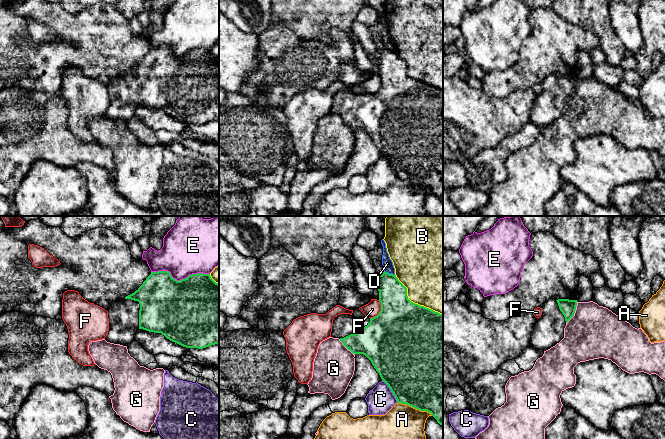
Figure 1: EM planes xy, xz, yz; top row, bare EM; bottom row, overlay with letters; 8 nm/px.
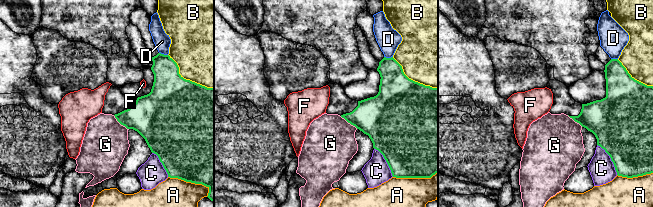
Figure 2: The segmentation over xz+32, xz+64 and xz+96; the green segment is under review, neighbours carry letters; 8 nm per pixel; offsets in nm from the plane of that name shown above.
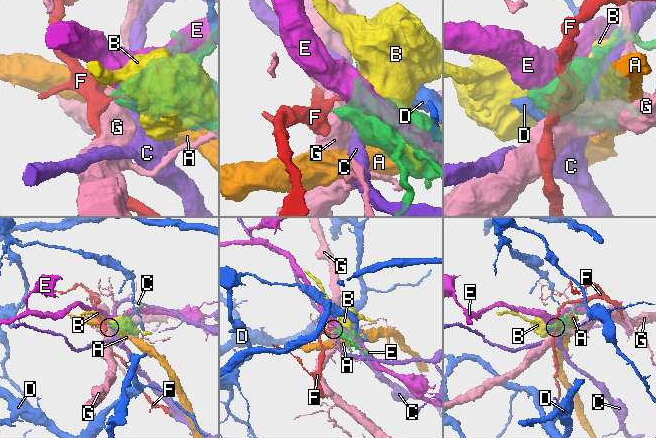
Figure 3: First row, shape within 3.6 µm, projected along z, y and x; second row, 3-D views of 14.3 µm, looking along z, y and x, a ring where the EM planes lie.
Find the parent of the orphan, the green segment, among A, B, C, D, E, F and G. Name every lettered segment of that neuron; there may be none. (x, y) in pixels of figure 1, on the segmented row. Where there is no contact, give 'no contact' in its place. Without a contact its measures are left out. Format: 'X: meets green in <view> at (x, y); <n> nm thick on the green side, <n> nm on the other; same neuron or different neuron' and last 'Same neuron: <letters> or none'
A: meets green in xz at (415, 408); 500 nm thick on the green side, 280 nm on the other; different neuron
B: meets green in xz at (412, 302); 500 nm thick on the green side, 460 nm on the other; different neuron
C: meets green in xz at (391, 391); 500 nm thick on the green side, 220 nm on the other; different neuron
D: meets green in xz at (388, 273); 220 nm thick on the green side, 90 nm on the other; different neuron
E: meets green in xy at (180, 280); 500 nm thick on the green side, 400 nm on the other; different neuron
F: meets green in xz at (380, 311); 500 nm thick on the green side, 120 nm on the other; different neuron
G: meets green in yz at (574, 312); 120 nm thick on the green side, 420 nm on the other; different neuron
Same neuron: none

